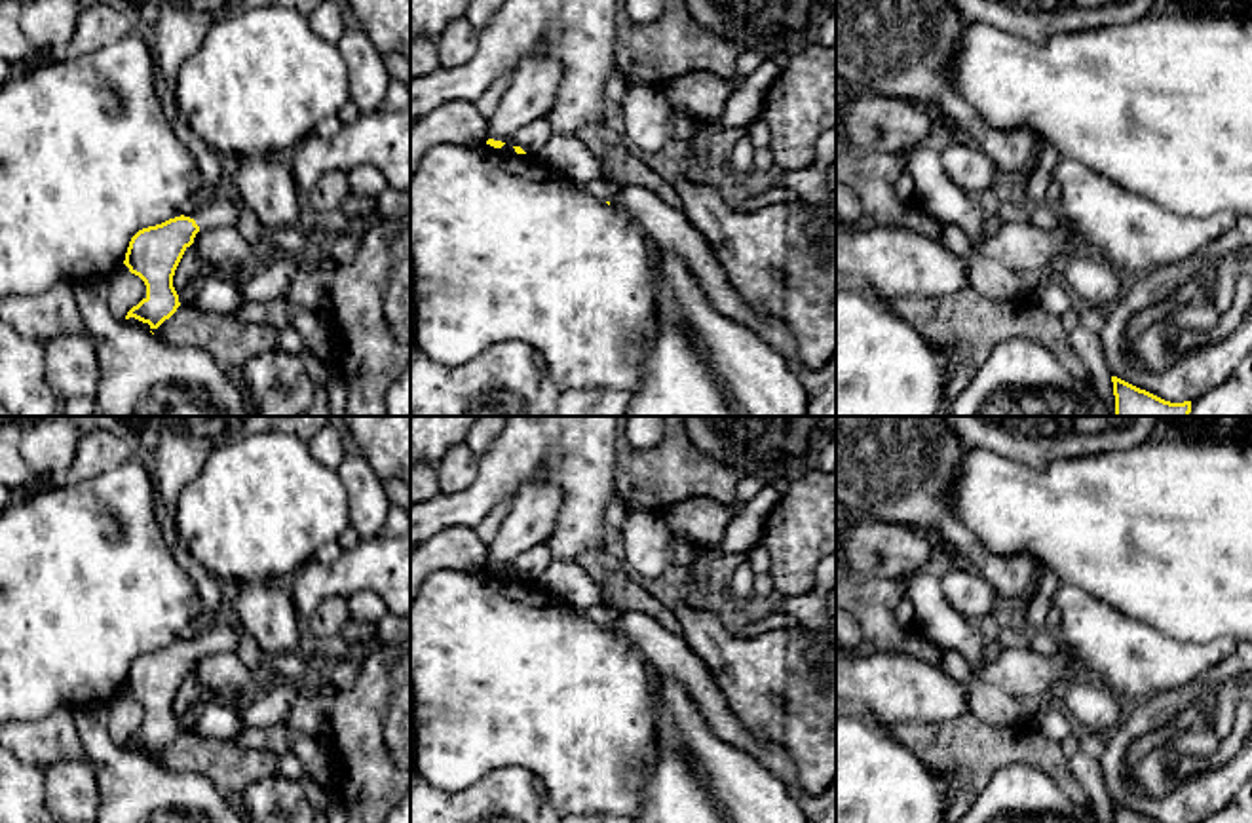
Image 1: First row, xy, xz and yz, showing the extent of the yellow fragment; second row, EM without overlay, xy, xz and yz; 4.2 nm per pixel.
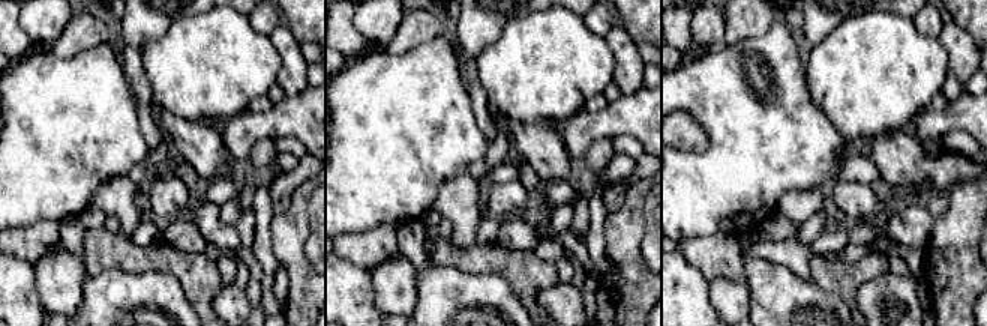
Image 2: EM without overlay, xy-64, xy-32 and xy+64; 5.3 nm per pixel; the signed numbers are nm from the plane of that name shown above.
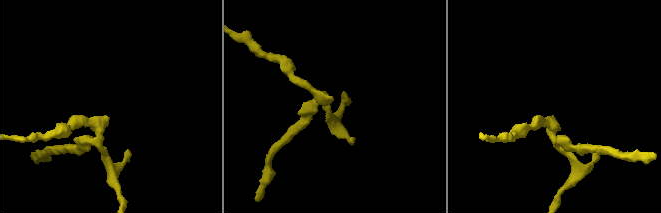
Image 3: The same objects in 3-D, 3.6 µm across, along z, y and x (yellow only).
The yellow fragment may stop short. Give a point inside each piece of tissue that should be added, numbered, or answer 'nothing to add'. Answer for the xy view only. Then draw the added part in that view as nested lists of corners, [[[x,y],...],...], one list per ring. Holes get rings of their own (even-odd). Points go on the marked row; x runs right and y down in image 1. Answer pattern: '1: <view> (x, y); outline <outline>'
1: xy (215, 211); outline [[[211,196],[198,205],[194,220],[201,228],[236,226],[239,219],[239,205],[239,200]]]

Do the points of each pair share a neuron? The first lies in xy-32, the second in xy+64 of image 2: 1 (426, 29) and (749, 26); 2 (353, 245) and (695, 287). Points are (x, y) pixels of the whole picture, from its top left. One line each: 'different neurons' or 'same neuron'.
1: same neuron
2: different neurons

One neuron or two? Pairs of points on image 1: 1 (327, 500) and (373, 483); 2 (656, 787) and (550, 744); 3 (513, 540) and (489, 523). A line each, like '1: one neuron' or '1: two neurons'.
1: two neurons
2: two neurons
3: two neurons

